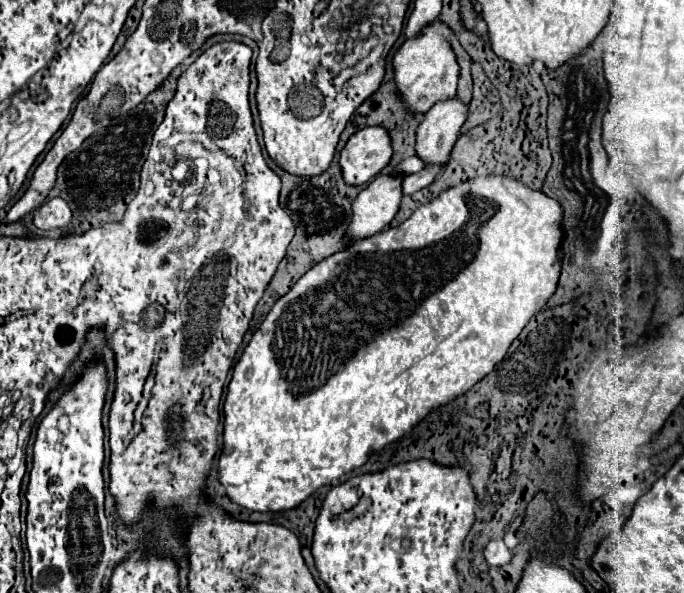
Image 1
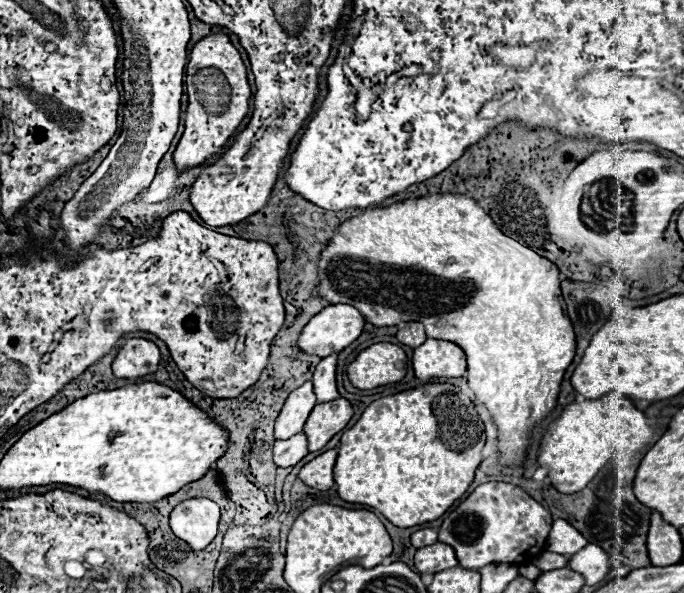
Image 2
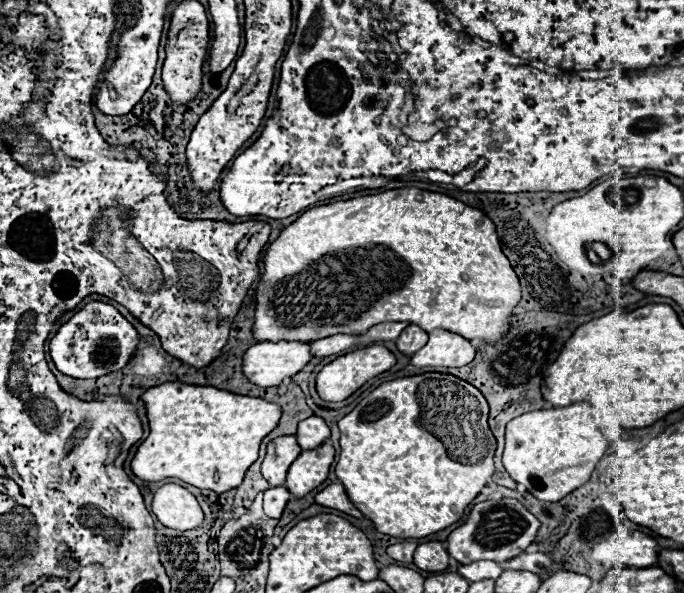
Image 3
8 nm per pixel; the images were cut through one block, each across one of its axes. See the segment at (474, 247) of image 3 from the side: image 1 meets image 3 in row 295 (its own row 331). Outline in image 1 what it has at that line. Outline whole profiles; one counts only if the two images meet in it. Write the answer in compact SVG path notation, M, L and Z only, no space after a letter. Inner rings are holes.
M478 176L444 190L438 198L420 206L400 226L388 228L378 236L356 240L344 250L338 250L336 254L314 264L314 268L310 268L288 290L288 294L272 306L260 328L254 332L242 358L234 366L224 402L224 446L220 454L220 482L224 484L230 500L258 512L294 508L320 486L338 480L354 468L360 468L372 452L378 452L378 446L398 440L418 422L422 422L432 410L438 410L478 384L494 370L494 366L502 360L502 354L508 352L512 340L516 340L528 320L540 312L554 294L562 264L560 242L562 208L554 198L530 190L514 178Z

